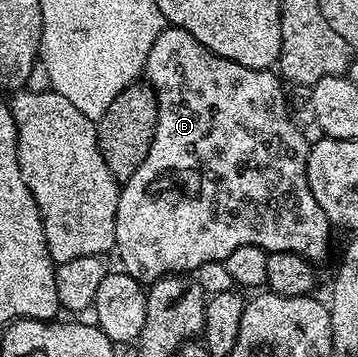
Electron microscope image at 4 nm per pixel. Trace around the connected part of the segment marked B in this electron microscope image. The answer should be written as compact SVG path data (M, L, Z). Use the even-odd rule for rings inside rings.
M168 25L158 37L158 41L154 41L154 46L150 48L143 78L156 94L158 121L154 129L154 141L150 145L150 153L146 153L146 161L138 165L138 173L134 173L134 177L130 177L120 188L115 250L120 251L120 259L124 262L122 265L124 273L139 279L144 285L151 285L169 273L195 273L199 267L207 263L222 263L226 257L230 257L230 253L234 253L234 249L240 248L241 245L258 245L269 253L273 251L294 253L309 261L327 257L328 238L334 234L334 228L326 213L322 213L322 205L314 201L314 193L310 193L310 185L306 177L310 139L296 128L295 121L288 116L288 99L284 96L285 84L275 70L246 69L246 65L238 65L226 57L218 57L213 51L206 49L206 45L190 37L186 29Z

